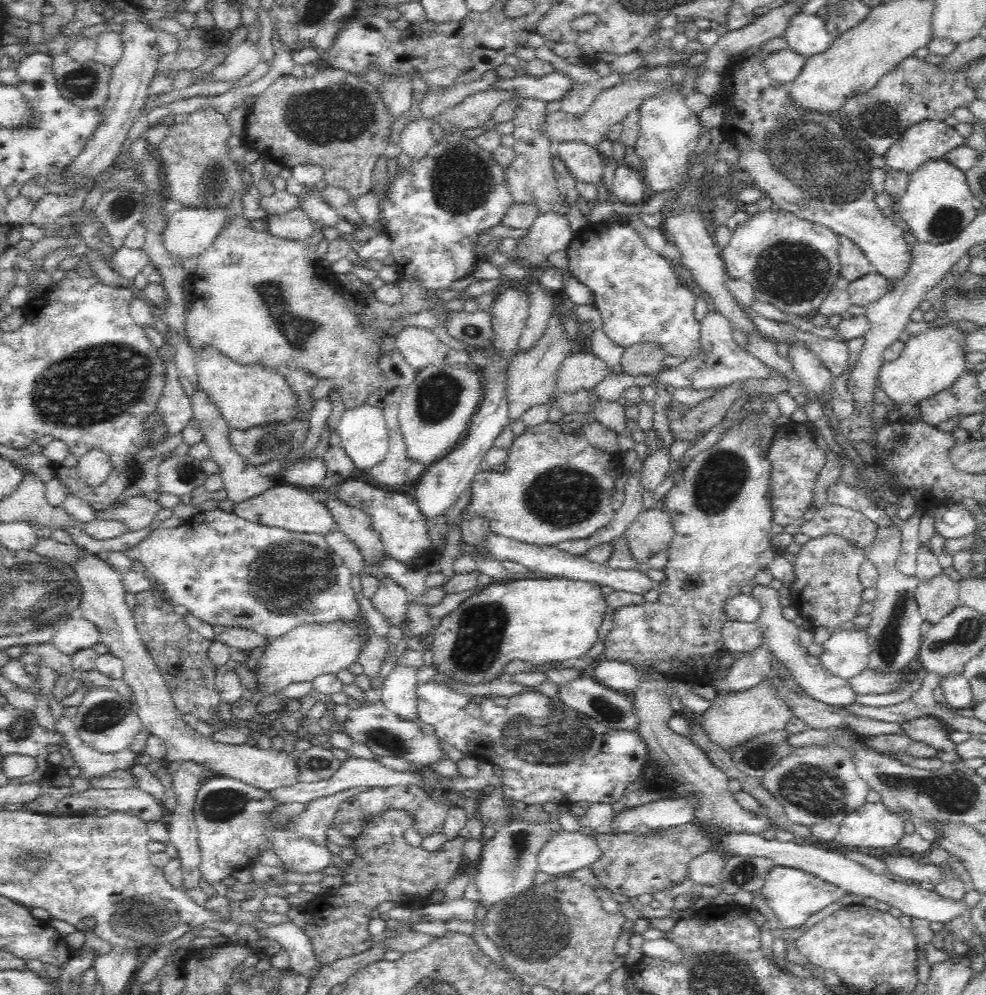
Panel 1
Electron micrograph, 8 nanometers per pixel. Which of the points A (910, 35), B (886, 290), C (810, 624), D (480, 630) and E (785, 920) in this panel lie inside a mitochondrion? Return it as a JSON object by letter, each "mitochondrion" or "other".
{"A":"other","B":"other","C":"other","D":"mitochondrion","E":"other"}

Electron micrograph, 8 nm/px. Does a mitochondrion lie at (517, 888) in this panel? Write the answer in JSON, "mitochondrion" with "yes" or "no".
{"mitochondrion":"yes"}

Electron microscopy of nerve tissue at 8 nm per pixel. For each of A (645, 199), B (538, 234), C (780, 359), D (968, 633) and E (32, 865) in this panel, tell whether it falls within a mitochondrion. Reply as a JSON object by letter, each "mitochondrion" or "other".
{"A":"other","B":"other","C":"other","D":"mitochondrion","E":"mitochondrion"}

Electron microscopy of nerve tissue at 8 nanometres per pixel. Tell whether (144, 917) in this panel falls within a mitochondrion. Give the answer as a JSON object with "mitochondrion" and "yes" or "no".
{"mitochondrion":"yes"}

